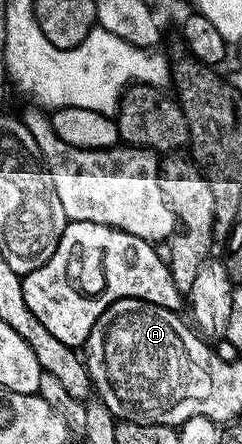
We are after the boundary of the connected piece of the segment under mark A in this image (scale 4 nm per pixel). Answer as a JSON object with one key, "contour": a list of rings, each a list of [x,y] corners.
{"contour":[[[122,298],[109,304],[93,324],[85,343],[87,374],[119,422],[178,428],[193,416],[209,418],[212,395],[219,392],[212,373],[216,355],[179,316],[140,298]]]}

